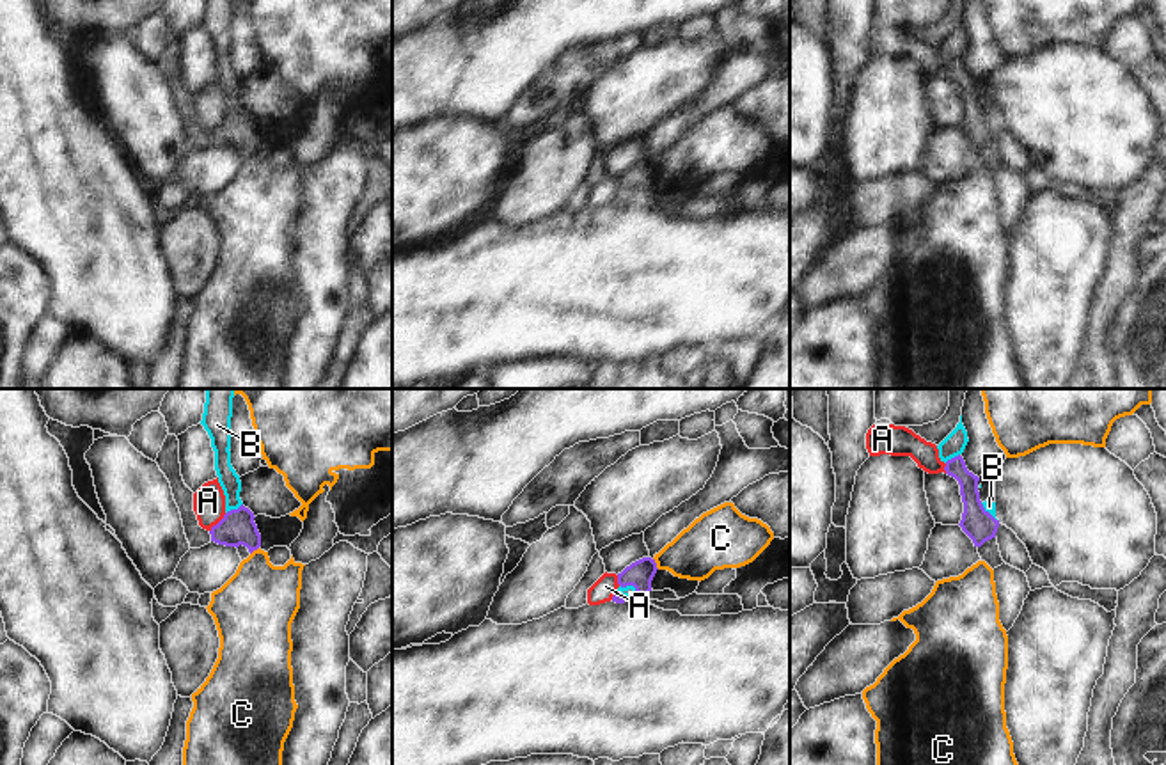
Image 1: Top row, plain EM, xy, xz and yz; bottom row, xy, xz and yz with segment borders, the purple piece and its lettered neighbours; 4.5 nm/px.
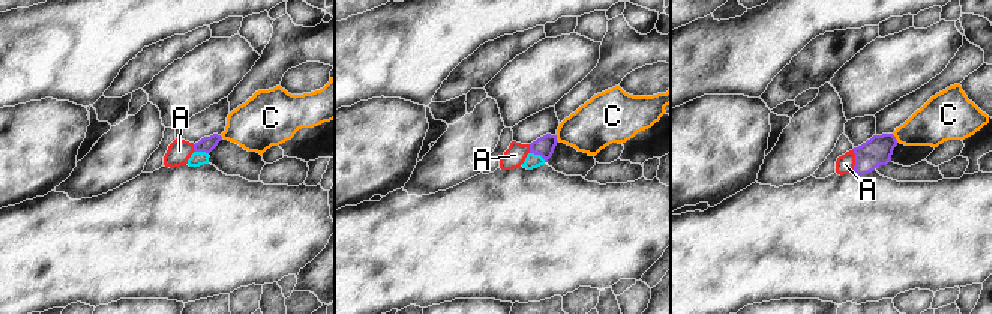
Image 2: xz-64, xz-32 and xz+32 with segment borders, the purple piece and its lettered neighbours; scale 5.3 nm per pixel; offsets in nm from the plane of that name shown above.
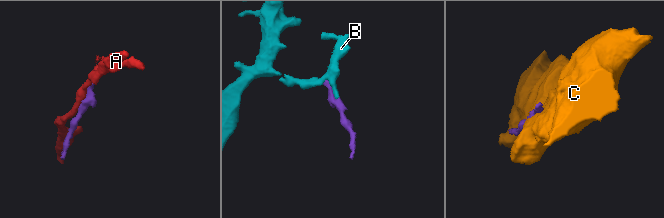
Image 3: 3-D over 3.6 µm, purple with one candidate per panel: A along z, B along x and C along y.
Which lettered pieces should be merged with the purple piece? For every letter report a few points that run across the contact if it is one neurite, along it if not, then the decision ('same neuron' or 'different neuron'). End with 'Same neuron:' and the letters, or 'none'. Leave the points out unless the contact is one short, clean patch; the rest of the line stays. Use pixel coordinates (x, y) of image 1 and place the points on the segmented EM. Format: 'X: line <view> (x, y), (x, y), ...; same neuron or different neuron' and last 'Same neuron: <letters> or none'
A: different neuron
B: line xz (639, 574), (630, 584), (629, 591); same neuron
C: line xz (653, 558), (659, 568); different neuron
Same neuron: B

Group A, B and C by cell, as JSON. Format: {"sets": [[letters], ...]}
{"sets": [["A"], ["B"], ["C"]]}

